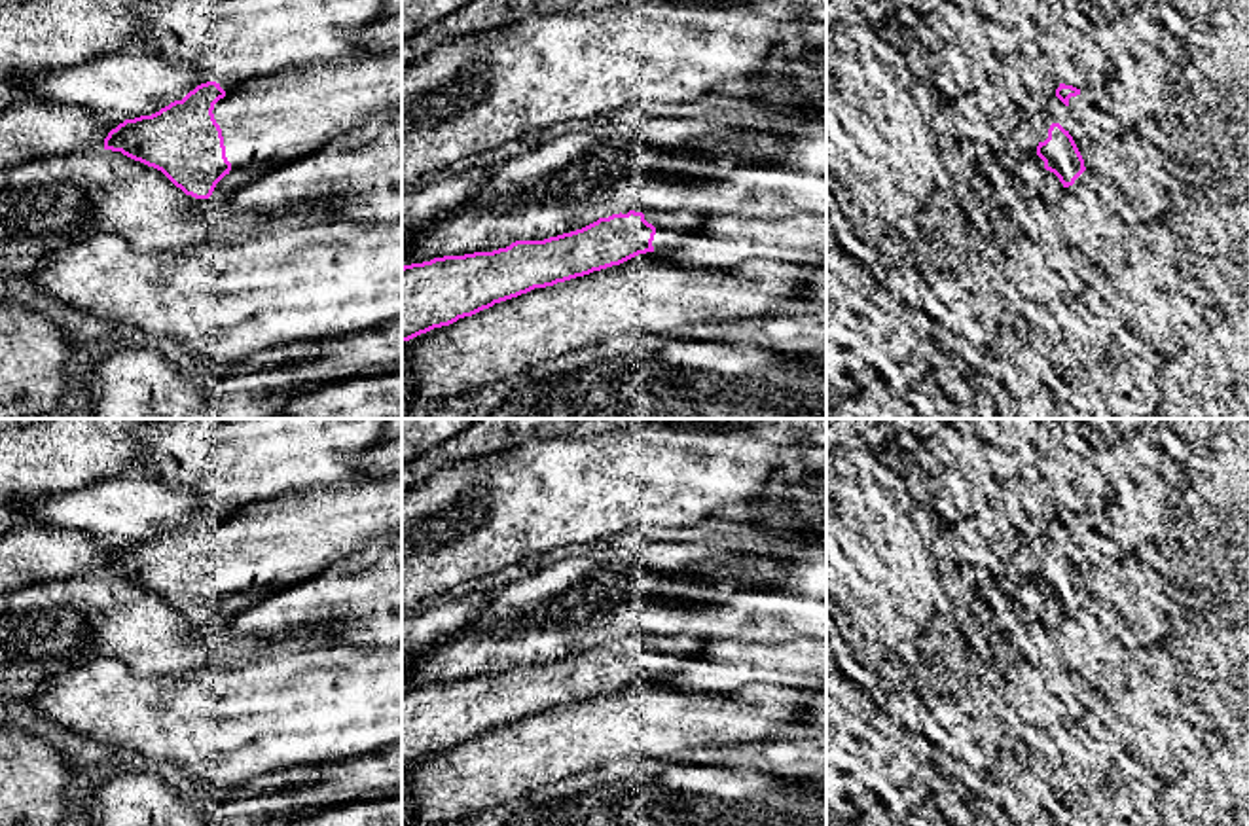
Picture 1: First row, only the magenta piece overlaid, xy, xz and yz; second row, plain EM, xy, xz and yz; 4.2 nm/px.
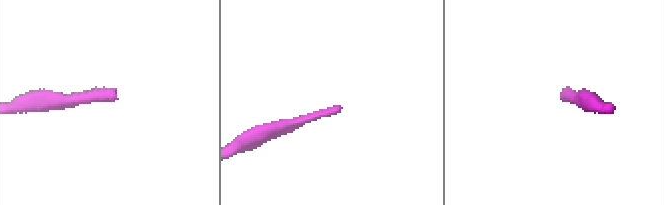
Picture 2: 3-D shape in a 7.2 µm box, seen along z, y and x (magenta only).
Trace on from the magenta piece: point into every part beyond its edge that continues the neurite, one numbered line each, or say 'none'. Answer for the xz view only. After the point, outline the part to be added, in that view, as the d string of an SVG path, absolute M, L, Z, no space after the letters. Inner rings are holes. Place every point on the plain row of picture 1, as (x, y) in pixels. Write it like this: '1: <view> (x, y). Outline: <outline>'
1: xz (671, 650). Outline: M631 635L643 637L644 644L656 652L656 659L652 665L656 680L665 680L667 676L675 674L688 659L692 659L701 650L705 642L705 638L690 635Z

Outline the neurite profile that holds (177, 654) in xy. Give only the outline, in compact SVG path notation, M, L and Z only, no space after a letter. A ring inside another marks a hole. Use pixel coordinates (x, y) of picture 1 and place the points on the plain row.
M104 572L0 593L0 705L28 701L51 676L100 657L119 659L131 673L150 676L201 667L241 669L282 652L328 644L326 633L277 640L229 637L212 650L197 637L199 625L186 620L161 595Z

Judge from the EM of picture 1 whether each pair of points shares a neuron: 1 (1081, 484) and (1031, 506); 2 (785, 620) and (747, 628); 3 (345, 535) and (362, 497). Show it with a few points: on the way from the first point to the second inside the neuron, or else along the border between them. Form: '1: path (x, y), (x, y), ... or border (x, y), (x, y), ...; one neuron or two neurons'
1: border (1031, 470), (1049, 485), (1060, 506); two neurons
2: path (776, 620), (757, 620); one neuron
3: path (345, 525), (361, 506); one neuron

